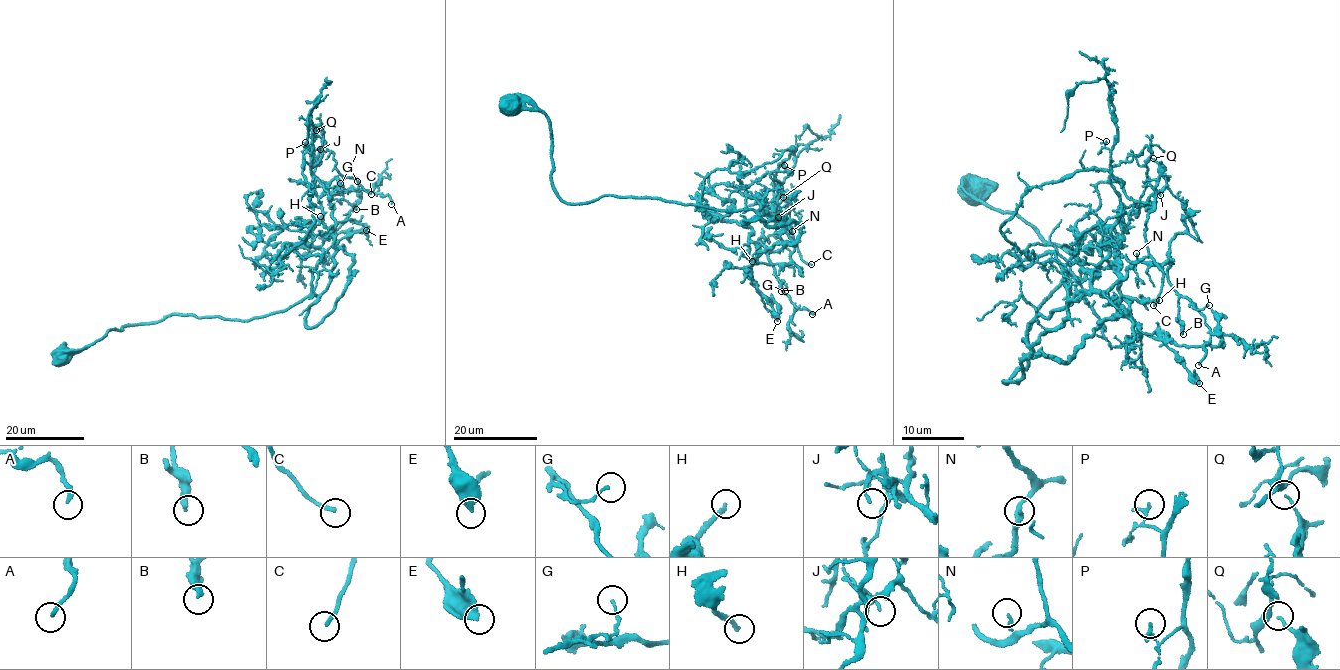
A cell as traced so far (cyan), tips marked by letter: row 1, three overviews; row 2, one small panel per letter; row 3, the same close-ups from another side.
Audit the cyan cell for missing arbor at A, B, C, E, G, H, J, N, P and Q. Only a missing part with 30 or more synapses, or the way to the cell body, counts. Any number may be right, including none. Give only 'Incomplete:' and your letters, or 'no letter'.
Incomplete: H

